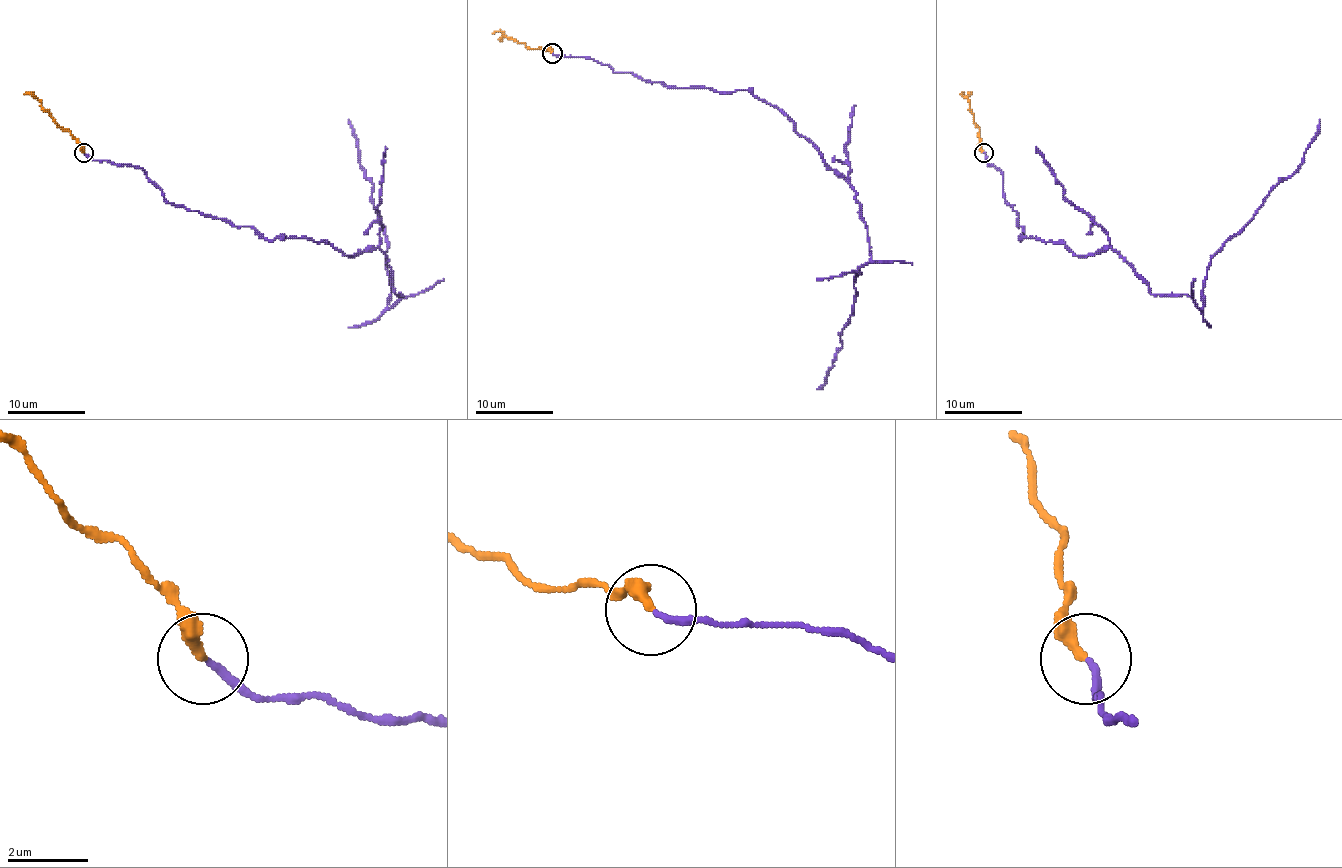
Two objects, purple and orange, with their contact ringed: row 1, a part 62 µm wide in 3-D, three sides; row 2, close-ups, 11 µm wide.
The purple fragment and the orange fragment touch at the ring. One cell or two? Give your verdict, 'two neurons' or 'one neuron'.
one neuron

